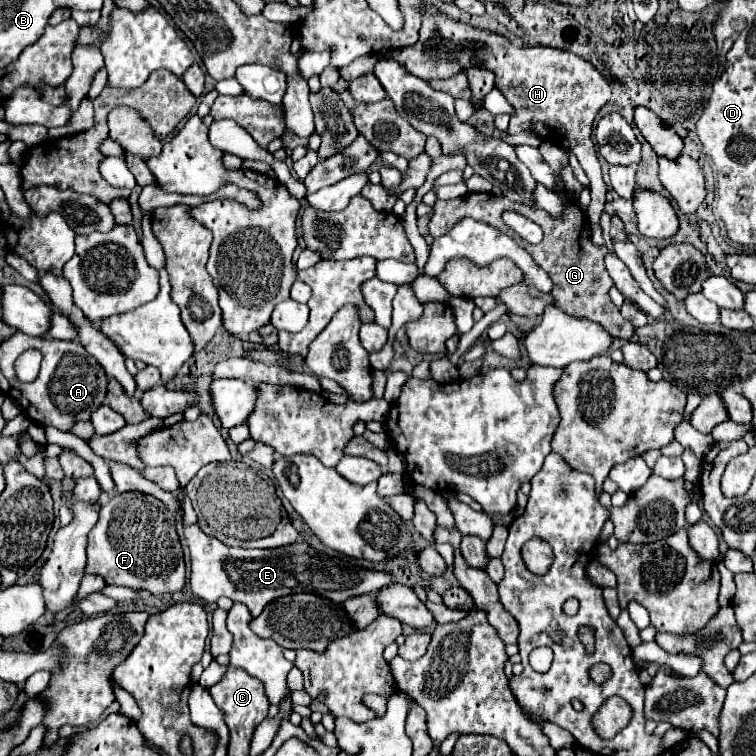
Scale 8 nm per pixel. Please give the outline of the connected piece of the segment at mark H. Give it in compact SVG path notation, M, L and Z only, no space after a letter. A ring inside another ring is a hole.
M424 11L418 43L394 51L392 57L404 63L412 75L424 81L450 79L470 65L482 65L494 71L496 87L516 109L516 113L510 117L508 134L517 135L524 129L530 129L544 141L552 143L556 143L560 135L560 147L574 151L590 179L592 201L586 217L590 223L598 223L606 203L606 183L602 179L596 147L592 143L592 121L596 113L610 101L612 89L610 81L592 63L562 49L516 47L502 35L472 27L462 21L454 21L442 13L432 15L430 11Z

